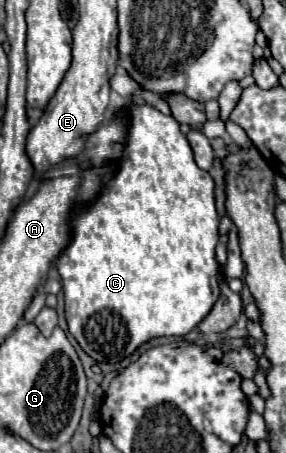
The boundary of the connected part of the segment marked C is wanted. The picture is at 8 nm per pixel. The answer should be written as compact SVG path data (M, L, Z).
M131 102L125 110L127 110L127 118L129 118L125 152L117 160L115 174L107 180L103 192L93 202L83 202L83 204L73 206L71 216L69 216L69 228L71 228L69 244L67 244L67 248L63 248L59 262L57 262L61 282L63 282L63 292L65 292L65 318L69 324L69 332L75 336L79 346L95 362L123 360L123 356L133 354L137 346L141 346L143 342L147 342L151 338L159 338L159 336L183 338L185 334L189 334L193 328L197 328L201 324L201 320L209 314L215 300L219 298L219 284L217 284L217 268L219 266L215 260L215 246L219 242L219 234L217 234L219 232L219 218L217 218L217 210L215 210L213 180L205 170L199 170L199 166L195 164L191 146L189 146L187 138L181 134L175 118L161 114L151 104L139 104L139 102Z

